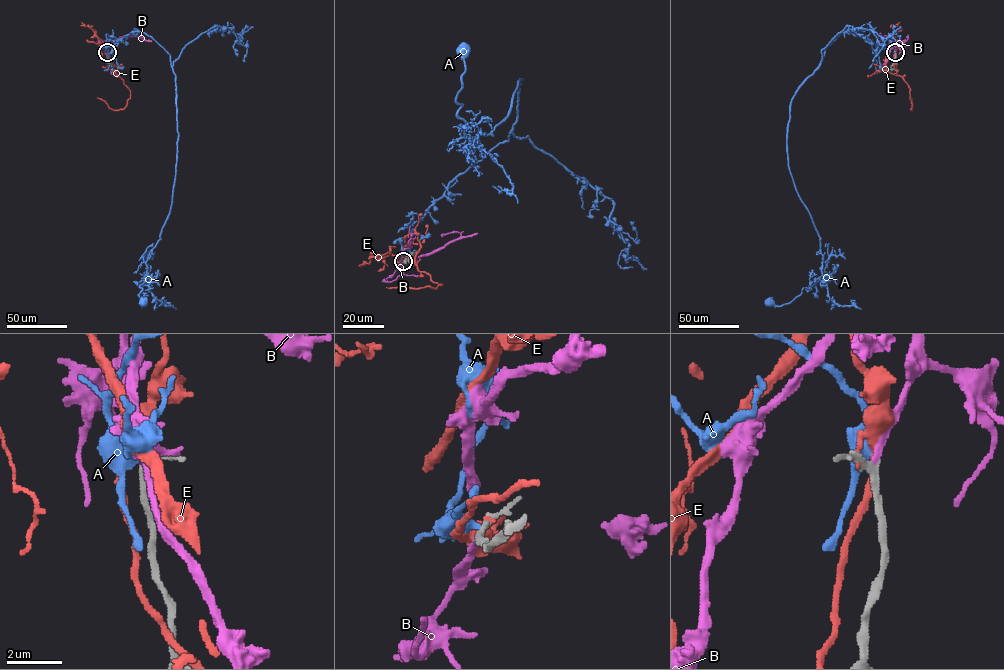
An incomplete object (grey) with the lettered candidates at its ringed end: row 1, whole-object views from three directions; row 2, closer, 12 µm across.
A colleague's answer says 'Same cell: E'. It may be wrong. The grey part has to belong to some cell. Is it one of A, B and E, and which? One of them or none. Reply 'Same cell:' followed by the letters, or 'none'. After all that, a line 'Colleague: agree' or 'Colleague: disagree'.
Same cell: B
Colleague: disagree

